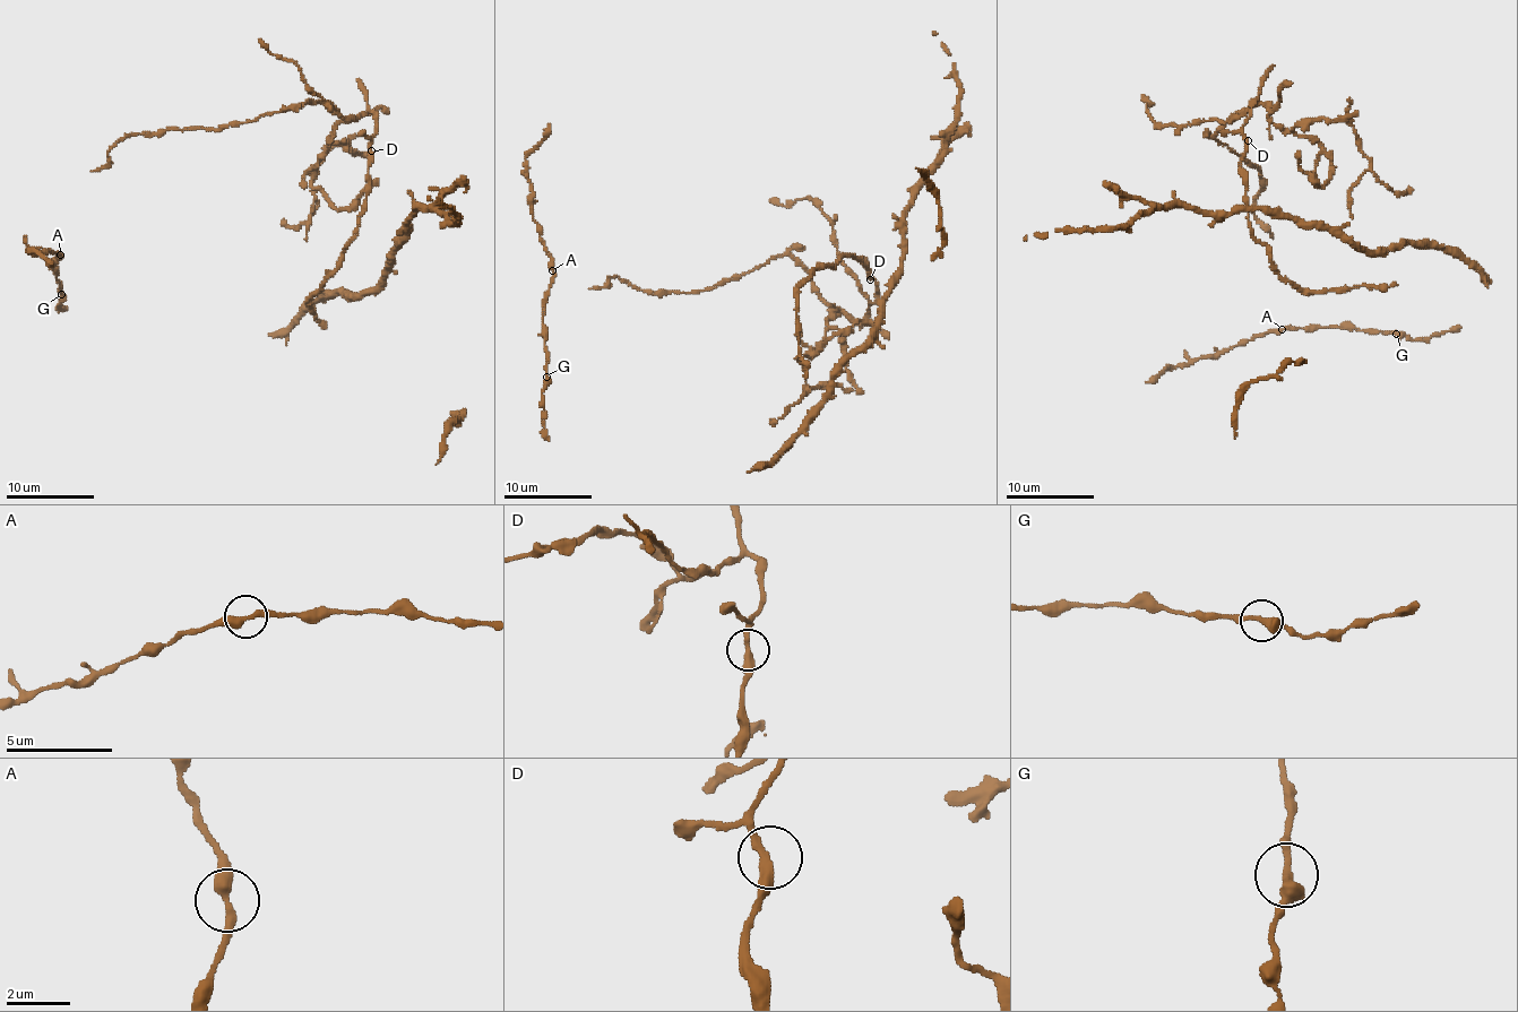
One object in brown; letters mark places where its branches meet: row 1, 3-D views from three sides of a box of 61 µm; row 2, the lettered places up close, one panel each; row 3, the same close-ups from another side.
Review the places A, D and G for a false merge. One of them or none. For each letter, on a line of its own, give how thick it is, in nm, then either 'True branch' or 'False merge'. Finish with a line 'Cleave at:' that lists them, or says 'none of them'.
A: Thickness 360 nm. True branch
D: Thickness 300 nm. True branch
G: Thickness 340 nm. True branch
Cleave at: none of them

